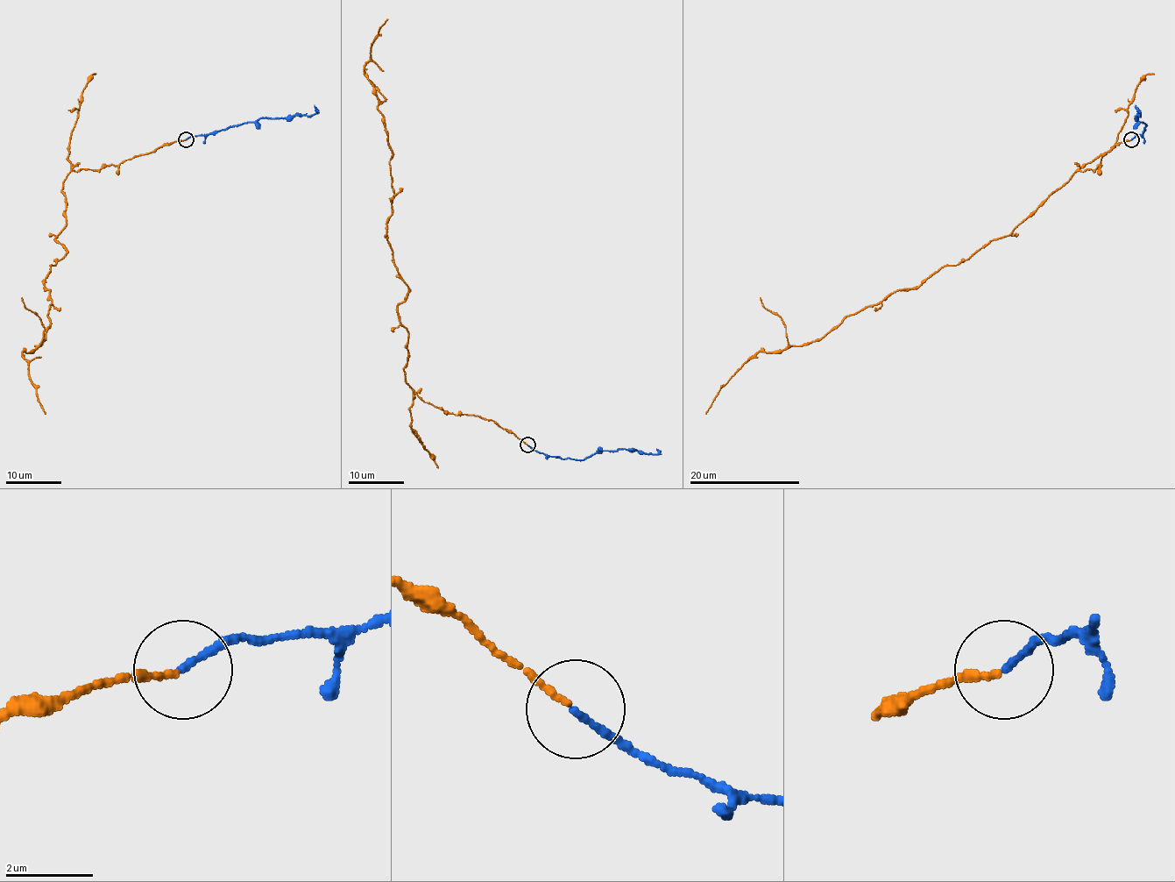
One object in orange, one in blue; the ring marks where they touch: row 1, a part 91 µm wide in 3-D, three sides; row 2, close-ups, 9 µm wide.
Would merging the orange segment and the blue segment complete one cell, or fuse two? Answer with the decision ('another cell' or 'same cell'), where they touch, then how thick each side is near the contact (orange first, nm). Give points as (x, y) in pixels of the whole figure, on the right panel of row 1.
same cell; place (1131, 139); calibres 130 and 150 nm

